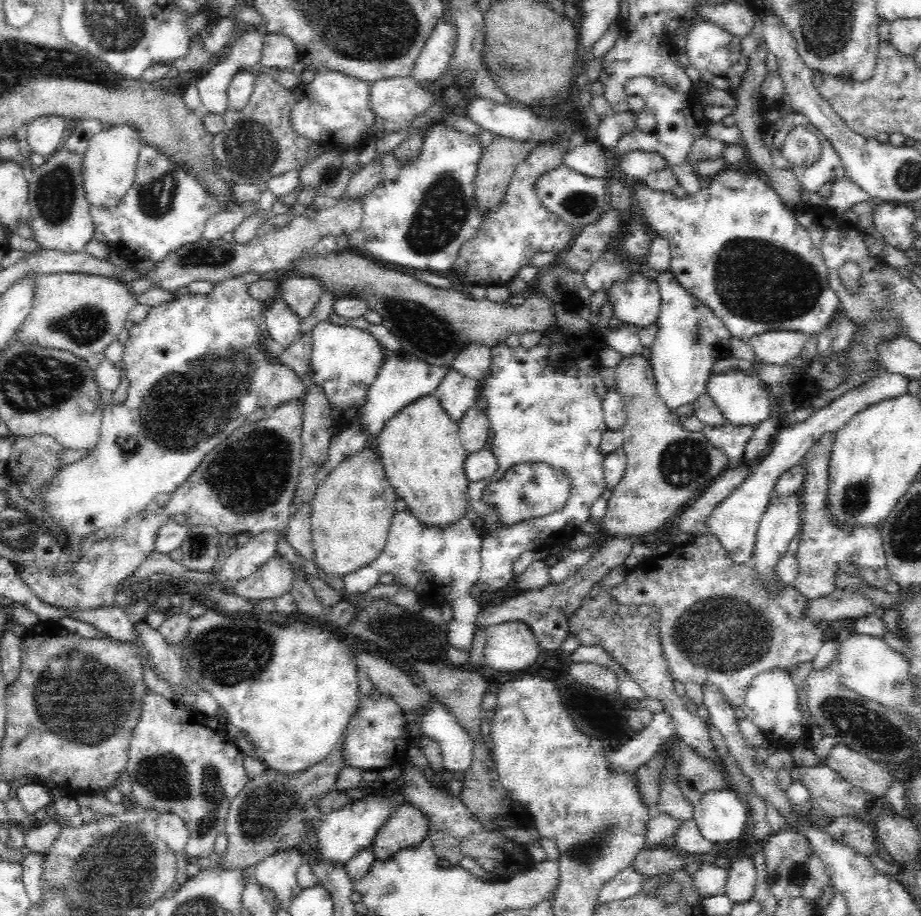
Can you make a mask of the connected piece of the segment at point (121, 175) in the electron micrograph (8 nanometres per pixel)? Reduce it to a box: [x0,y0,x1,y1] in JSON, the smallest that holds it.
[82,124,146,208]

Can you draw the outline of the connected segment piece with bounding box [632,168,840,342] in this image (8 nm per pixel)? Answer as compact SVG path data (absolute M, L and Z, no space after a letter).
M728 168L712 178L708 188L702 188L690 198L686 196L678 200L672 192L654 192L644 182L636 182L632 194L636 210L648 220L658 236L670 242L670 272L678 278L682 288L722 320L734 338L748 342L754 336L776 330L820 336L834 318L834 312L838 312L840 298L834 288L830 288L822 252L814 246L810 232L798 224L796 212L782 202L782 196L776 194L768 180L760 176L744 176L744 168Z

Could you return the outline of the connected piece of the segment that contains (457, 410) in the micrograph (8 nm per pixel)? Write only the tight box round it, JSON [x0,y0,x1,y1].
[434,366,480,422]

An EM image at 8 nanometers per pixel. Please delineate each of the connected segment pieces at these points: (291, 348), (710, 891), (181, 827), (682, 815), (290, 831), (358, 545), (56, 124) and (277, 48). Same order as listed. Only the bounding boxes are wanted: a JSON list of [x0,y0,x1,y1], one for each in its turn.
[[282,330,314,382],[692,864,728,898],[156,812,190,872],[656,766,694,824],[214,748,344,870],[310,448,398,578],[26,116,66,158],[260,34,298,68]]

